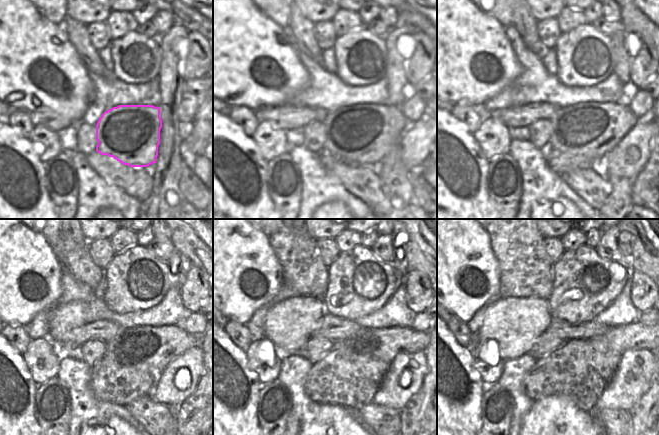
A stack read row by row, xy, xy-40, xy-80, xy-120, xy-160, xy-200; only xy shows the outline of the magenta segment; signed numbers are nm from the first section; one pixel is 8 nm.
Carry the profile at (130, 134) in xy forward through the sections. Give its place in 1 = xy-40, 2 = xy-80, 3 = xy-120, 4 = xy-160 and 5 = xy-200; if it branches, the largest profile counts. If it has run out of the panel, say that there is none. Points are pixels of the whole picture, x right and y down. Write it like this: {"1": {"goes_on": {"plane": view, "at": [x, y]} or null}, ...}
{"1": {"goes_on": {"plane": "xy-40", "at": [363, 133]}}, "2": {"goes_on": {"plane": "xy-80", "at": [590, 129]}}, "3": {"goes_on": {"plane": "xy-120", "at": [154, 347]}}, "4": {"goes_on": {"plane": "xy-160", "at": [385, 344]}}, "5": {"goes_on": {"plane": "xy-200", "at": [636, 335]}}}

